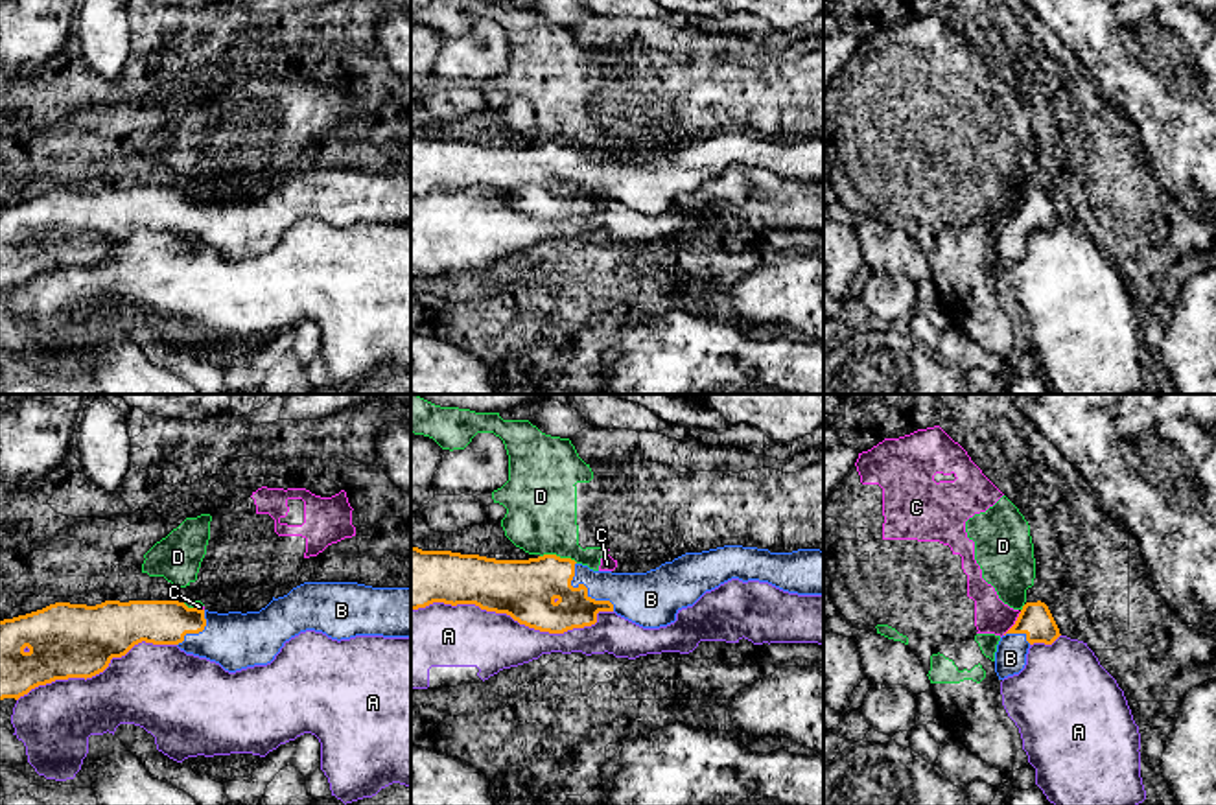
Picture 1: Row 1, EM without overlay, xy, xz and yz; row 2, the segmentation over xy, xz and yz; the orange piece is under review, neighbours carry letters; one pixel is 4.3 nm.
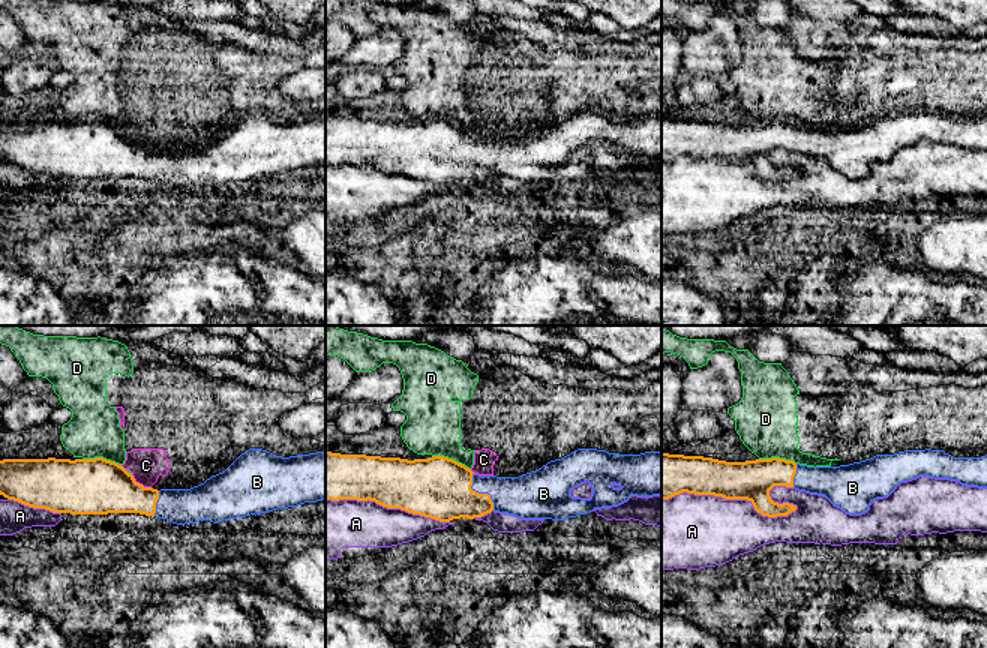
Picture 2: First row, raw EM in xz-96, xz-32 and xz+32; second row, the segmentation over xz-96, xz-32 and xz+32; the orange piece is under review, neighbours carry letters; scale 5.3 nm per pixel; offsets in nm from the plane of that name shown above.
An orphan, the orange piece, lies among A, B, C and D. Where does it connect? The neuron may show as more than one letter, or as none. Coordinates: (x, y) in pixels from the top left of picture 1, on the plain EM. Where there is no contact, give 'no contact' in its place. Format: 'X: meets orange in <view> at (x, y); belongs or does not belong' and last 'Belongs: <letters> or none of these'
A: meets orange in xz at (514, 207); does not belong
B: meets orange in xz at (586, 175); belongs
C: meets orange in yz at (1016, 210); does not belong
D: meets orange in xz at (559, 144); does not belong
Belongs: B

